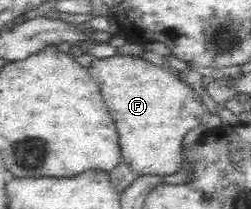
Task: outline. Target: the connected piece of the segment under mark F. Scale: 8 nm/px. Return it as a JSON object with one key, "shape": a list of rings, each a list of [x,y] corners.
{"shape":[[[116,54],[92,59],[88,74],[100,87],[111,118],[116,121],[122,163],[136,176],[168,176],[182,169],[182,140],[201,123],[206,106],[198,92],[172,72],[140,56]]]}

